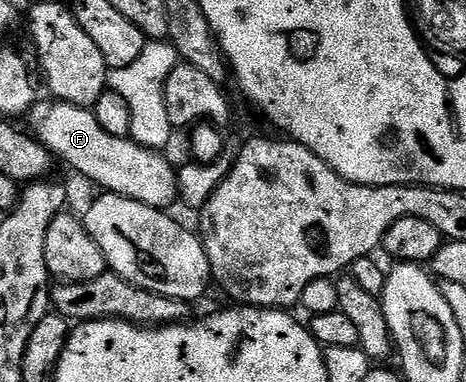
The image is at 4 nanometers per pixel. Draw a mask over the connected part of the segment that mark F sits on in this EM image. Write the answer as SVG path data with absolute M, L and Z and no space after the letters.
M66 103L43 104L36 104L29 114L30 132L69 168L76 169L81 176L88 177L95 185L100 185L100 190L139 200L151 208L166 211L177 200L177 169L163 158L162 152L146 149L130 137L109 135L109 131L105 131L105 127L97 123L90 108Z

